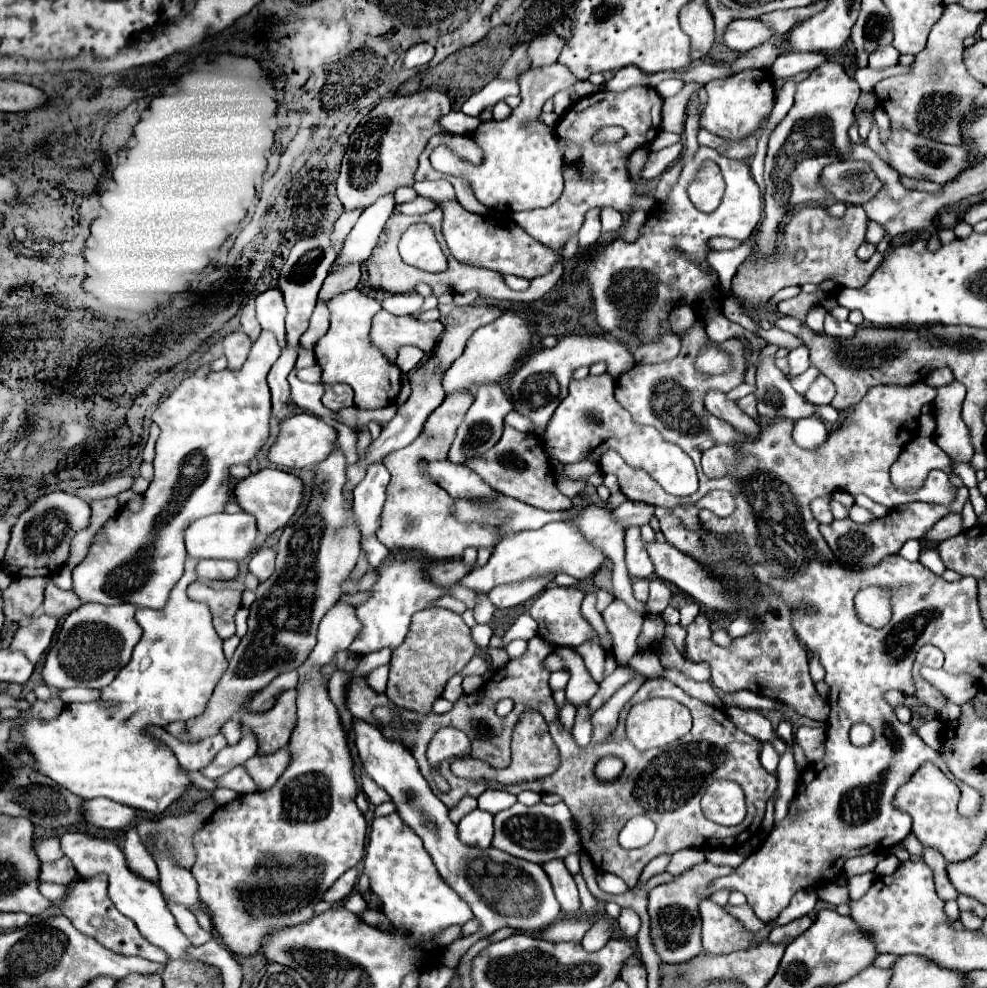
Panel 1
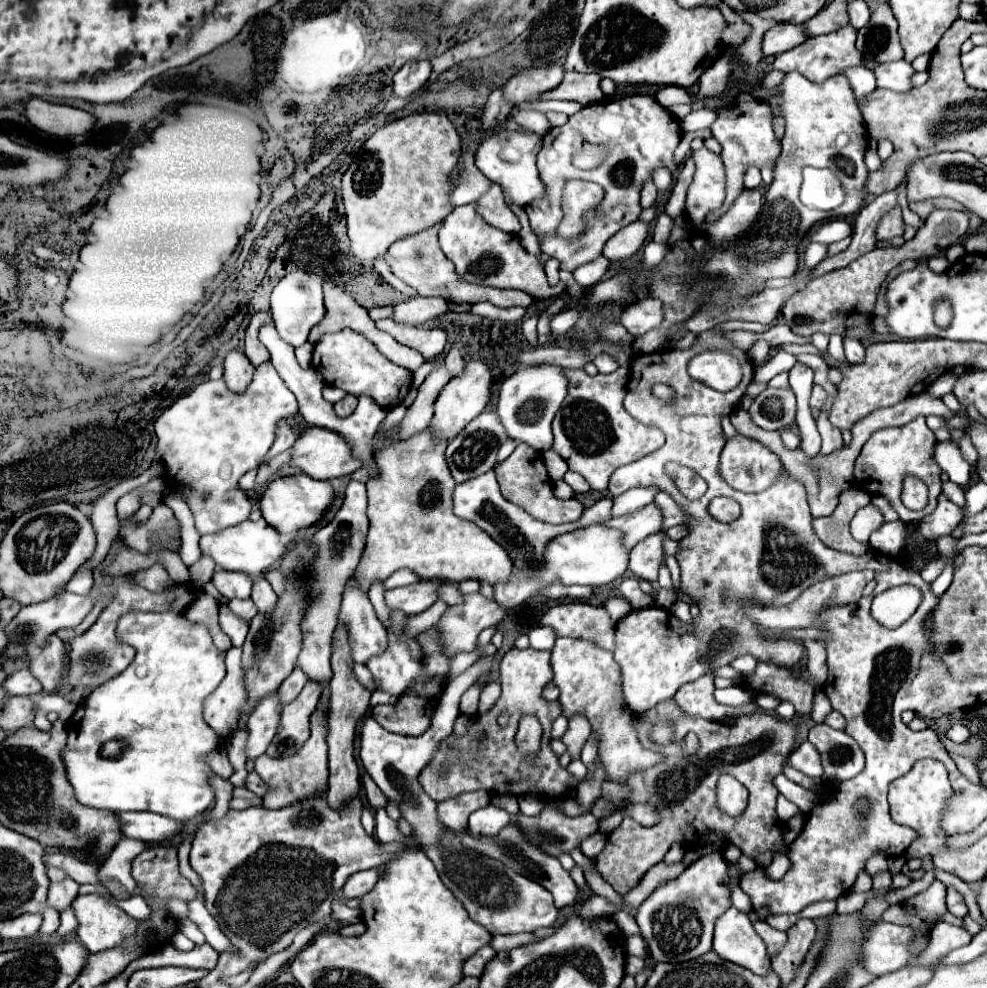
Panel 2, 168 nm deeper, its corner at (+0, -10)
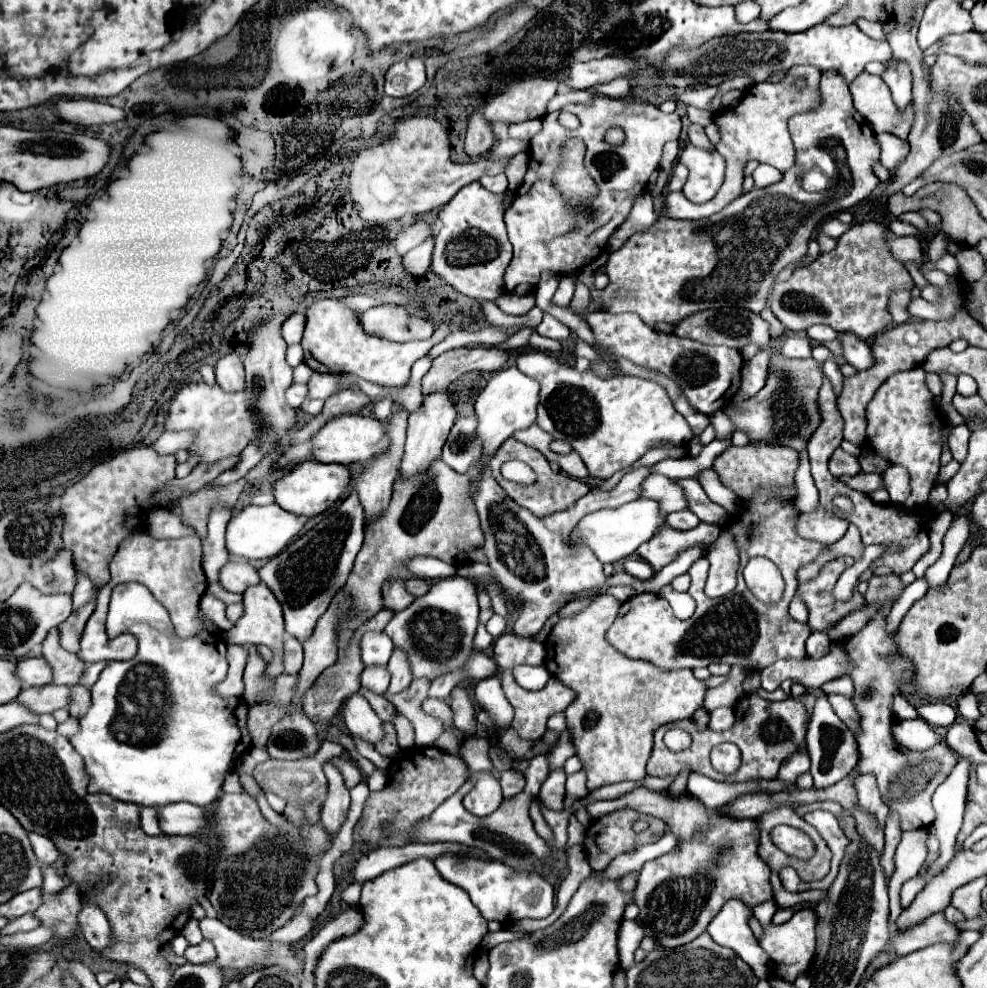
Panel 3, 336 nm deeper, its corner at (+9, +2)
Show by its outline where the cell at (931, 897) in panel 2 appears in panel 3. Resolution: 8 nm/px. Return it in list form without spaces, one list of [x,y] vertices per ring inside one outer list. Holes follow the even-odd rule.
[[[960,758],[958,764],[954,766],[952,774],[948,776],[948,780],[944,780],[934,796],[932,796],[932,804],[934,804],[934,810],[936,810],[936,820],[934,824],[930,826],[930,832],[940,840],[940,856],[928,866],[928,872],[926,872],[926,878],[934,878],[936,874],[940,874],[948,862],[954,858],[956,854],[956,834],[960,832],[960,826],[962,826],[962,816],[964,816],[964,806],[966,806],[966,792],[968,792],[968,774],[970,774],[970,760],[966,758]]]

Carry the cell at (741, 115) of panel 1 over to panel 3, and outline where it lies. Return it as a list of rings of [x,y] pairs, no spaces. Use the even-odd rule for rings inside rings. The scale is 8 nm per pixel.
[[[794,66],[788,72],[784,82],[780,82],[780,84],[768,84],[768,82],[754,84],[744,92],[742,102],[738,106],[720,110],[716,114],[714,122],[718,124],[718,130],[720,130],[720,142],[716,144],[716,150],[726,160],[726,178],[724,178],[722,188],[718,190],[718,194],[712,200],[708,200],[704,204],[692,204],[690,200],[684,198],[682,192],[669,192],[664,198],[662,214],[666,218],[702,220],[702,218],[708,218],[708,216],[720,212],[736,196],[742,194],[742,178],[744,178],[742,170],[744,170],[748,160],[766,162],[766,164],[778,168],[780,172],[788,170],[792,166],[792,160],[794,160],[794,148],[792,148],[792,140],[790,140],[786,122],[792,114],[802,112],[802,110],[810,110],[818,104],[818,80],[820,80],[818,68]],[[796,80],[802,80],[804,88],[796,88]]]

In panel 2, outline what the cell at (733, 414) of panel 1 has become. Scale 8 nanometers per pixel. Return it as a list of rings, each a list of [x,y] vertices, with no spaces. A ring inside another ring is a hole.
[[[737,434],[735,438],[731,438],[723,452],[721,452],[721,476],[725,478],[727,484],[731,484],[731,488],[741,490],[741,492],[763,492],[767,490],[775,480],[779,480],[781,472],[785,470],[781,464],[781,458],[771,452],[769,448],[765,448],[761,442],[745,438],[741,434]]]

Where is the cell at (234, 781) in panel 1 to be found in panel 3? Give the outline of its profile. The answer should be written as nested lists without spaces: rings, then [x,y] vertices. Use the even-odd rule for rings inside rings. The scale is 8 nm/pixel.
[[[325,740],[320,750],[312,758],[304,758],[304,760],[296,760],[296,762],[292,762],[292,760],[272,760],[270,758],[270,760],[258,764],[252,772],[252,776],[264,792],[274,792],[274,794],[282,796],[284,800],[294,798],[298,804],[310,800],[310,798],[324,800],[324,796],[326,796],[326,776],[322,772],[322,764],[326,760],[340,756],[344,750],[342,745]]]

